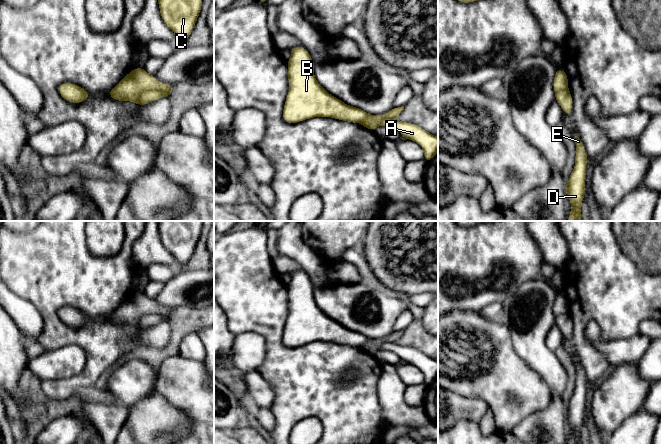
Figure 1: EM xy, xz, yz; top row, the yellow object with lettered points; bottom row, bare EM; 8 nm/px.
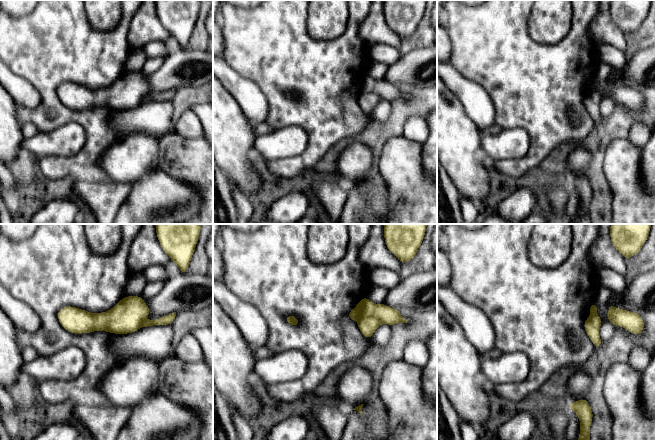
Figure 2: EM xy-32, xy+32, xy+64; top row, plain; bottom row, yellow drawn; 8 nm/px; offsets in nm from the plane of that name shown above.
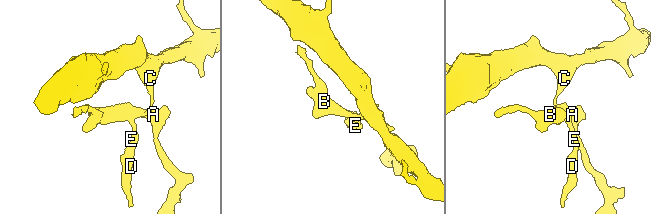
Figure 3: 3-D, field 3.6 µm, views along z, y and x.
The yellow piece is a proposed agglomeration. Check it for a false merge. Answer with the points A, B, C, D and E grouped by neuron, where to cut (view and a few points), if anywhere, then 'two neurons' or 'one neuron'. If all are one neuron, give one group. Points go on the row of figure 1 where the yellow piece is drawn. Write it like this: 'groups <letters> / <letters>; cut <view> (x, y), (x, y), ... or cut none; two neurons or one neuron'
groups A B / C D E; cut xy (170, 92), (144, 90), (136, 103); two neurons

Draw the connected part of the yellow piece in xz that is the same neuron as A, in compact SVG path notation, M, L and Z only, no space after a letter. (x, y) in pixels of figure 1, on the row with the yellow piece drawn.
M384 118L380 120L379 124L396 129L405 139L419 144L424 151L424 159L427 162L438 153L438 137L413 123L401 122L396 118Z

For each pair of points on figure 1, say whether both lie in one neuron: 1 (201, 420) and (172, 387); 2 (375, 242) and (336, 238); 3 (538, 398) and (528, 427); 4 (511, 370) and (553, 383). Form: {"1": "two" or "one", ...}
{"1": "one", "2": "two", "3": "two", "4": "two"}

